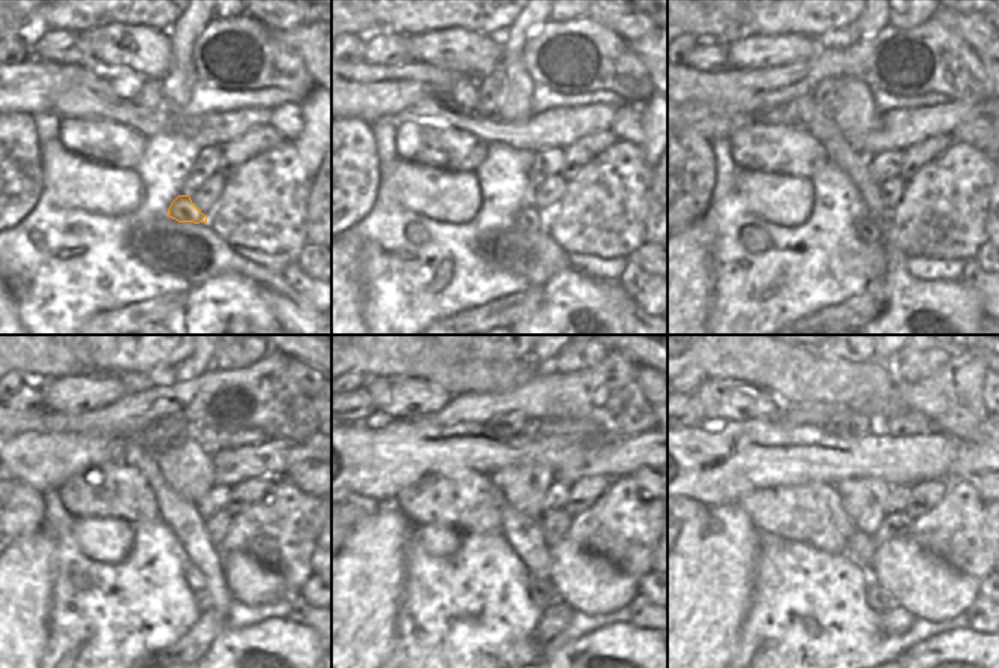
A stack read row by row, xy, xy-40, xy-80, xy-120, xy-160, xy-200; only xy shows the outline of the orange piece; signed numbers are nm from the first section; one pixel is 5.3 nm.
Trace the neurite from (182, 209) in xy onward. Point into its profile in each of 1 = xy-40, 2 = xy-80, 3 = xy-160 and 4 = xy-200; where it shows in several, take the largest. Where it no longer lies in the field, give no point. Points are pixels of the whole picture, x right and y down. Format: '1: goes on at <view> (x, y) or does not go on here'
1: goes on at xy-40 (528, 219)
2: goes on at xy-80 (869, 228)
3: goes on at xy-160 (543, 596)
4: goes on at xy-200 (878, 599)

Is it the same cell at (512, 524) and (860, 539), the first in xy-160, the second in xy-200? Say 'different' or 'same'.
same

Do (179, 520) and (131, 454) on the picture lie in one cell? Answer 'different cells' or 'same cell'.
same cell

